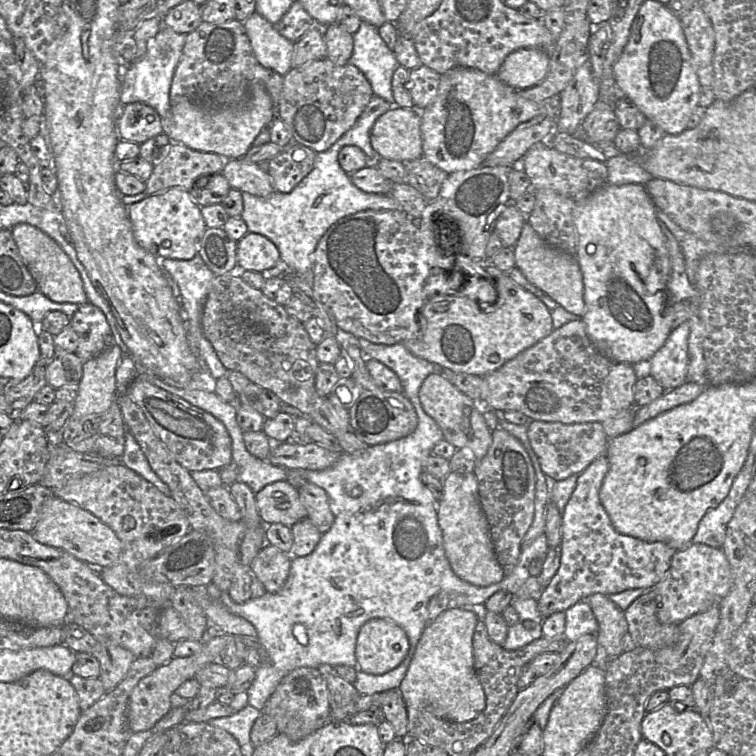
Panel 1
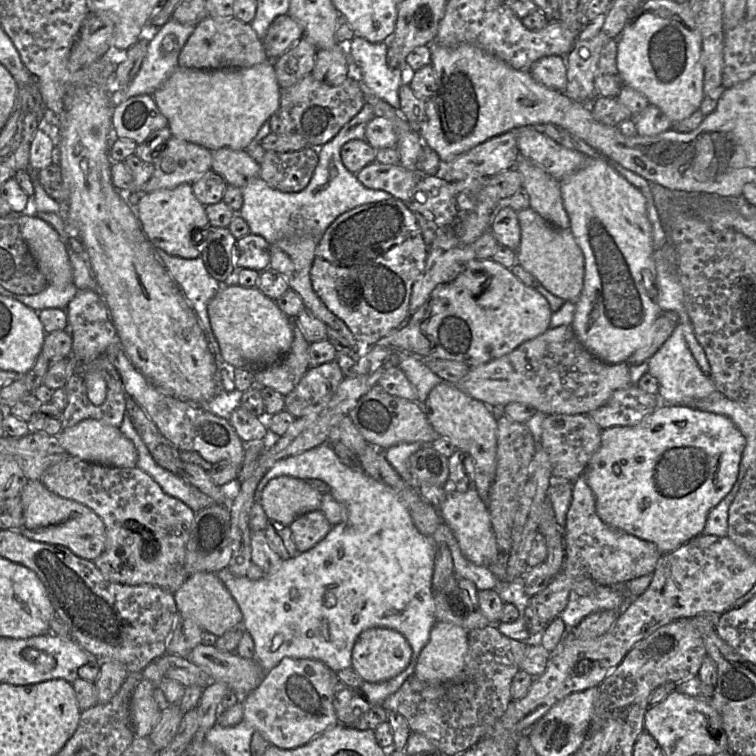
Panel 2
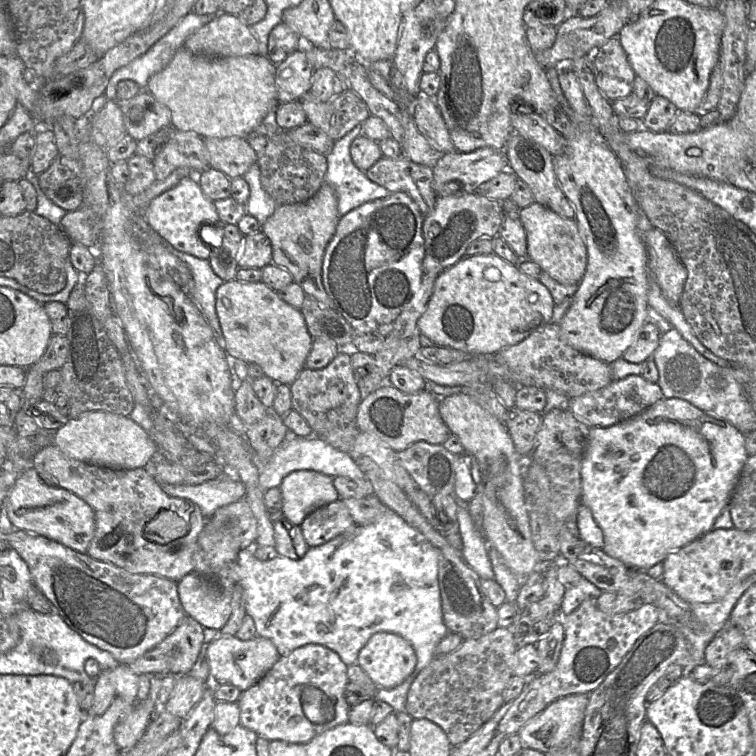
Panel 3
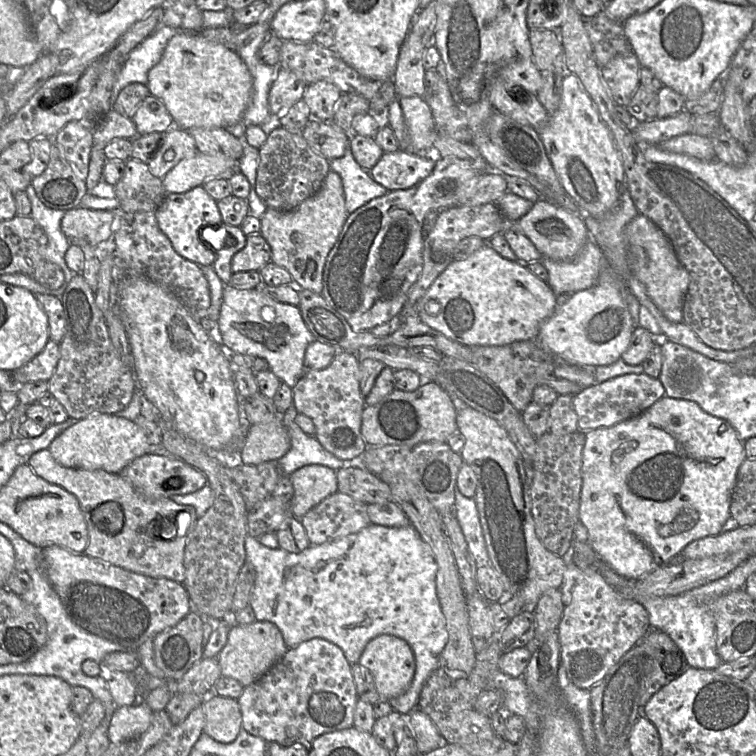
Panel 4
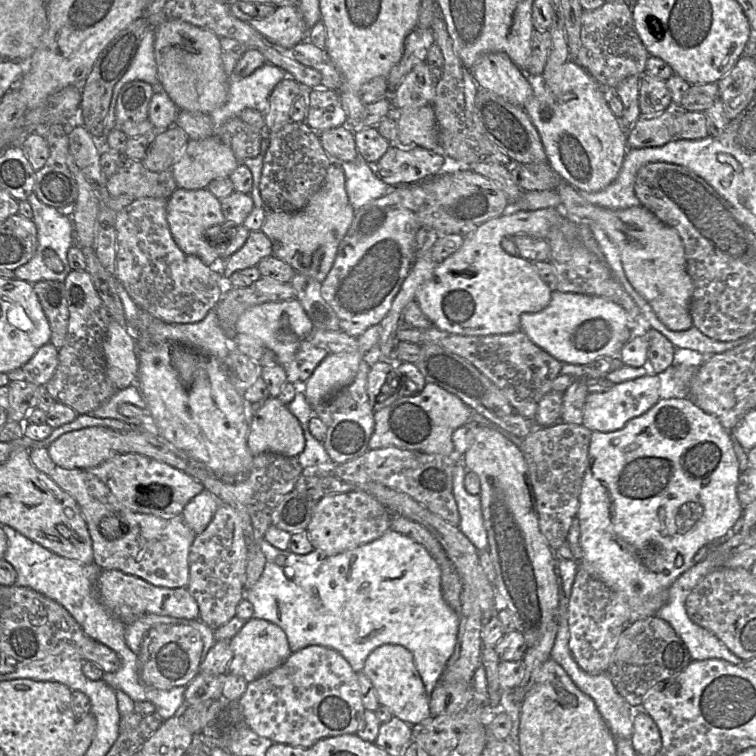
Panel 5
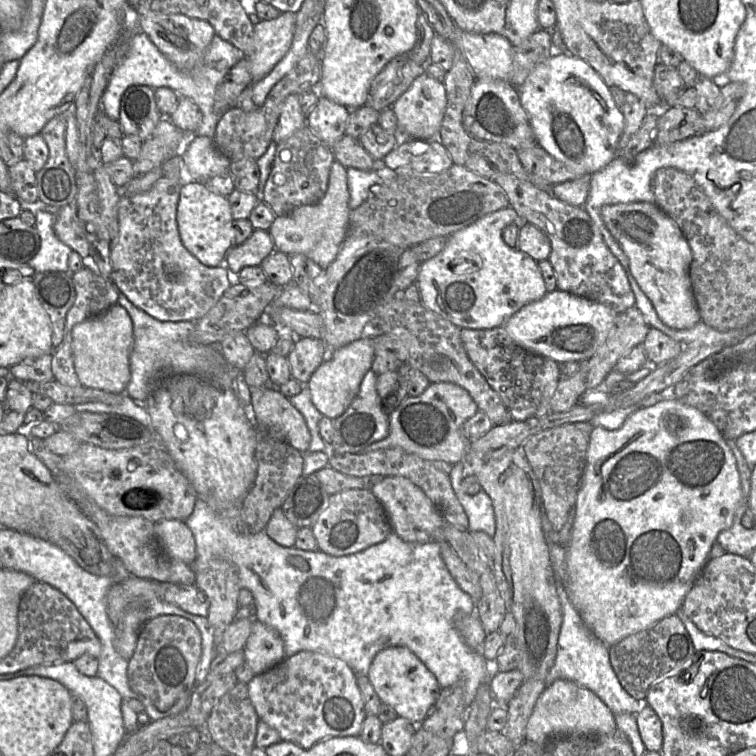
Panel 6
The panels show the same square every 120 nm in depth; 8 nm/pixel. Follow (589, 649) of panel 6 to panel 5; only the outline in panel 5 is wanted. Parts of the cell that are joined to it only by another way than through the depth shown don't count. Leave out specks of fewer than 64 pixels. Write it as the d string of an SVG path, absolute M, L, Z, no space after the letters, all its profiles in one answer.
M555 556L555 571L557 574L557 581L559 585L559 607L557 610L558 632L551 652L551 658L557 662L571 678L577 688L591 697L595 705L604 719L606 725L610 729L615 739L631 739L633 734L633 721L637 715L637 710L634 706L630 705L615 688L608 671L602 672L597 675L591 675L583 671L569 649L569 625L568 625L568 605L569 599L566 598L562 591L562 580L559 571L559 559Z

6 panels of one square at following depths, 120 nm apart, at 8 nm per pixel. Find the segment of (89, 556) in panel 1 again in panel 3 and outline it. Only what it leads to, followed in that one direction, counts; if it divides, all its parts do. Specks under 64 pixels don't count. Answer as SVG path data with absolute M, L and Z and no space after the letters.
M33 468L19 475L5 498L5 508L14 528L47 537L79 553L88 551L95 531L93 509L68 490L46 485Z

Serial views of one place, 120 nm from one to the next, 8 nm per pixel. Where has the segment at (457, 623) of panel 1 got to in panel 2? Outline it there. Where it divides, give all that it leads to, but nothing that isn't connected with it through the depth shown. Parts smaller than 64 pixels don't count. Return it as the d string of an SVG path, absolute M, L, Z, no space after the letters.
M436 621L427 644L421 650L413 674L429 683L449 683L457 680L465 666L468 651L465 628Z

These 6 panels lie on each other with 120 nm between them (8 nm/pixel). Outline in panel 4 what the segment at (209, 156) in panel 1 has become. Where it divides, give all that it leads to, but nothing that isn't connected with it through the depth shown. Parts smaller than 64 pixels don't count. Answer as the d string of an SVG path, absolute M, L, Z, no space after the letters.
M173 126L162 135L157 150L147 162L149 170L162 179L181 160L193 157L197 152L195 140L189 131Z

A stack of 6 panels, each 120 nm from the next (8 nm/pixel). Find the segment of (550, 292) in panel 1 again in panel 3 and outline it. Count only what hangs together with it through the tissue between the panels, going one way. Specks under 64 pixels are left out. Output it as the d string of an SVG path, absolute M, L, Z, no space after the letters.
M536 202L522 208L519 218L527 236L527 258L525 259L536 263L543 272L561 284L579 284L587 268L587 247L575 218L564 218Z

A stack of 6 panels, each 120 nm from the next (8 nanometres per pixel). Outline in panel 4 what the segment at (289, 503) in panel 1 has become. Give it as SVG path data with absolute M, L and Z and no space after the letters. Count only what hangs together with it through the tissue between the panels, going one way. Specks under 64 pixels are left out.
M305 465L289 478L294 488L290 506L296 519L301 519L311 508L338 491L336 471L324 465Z

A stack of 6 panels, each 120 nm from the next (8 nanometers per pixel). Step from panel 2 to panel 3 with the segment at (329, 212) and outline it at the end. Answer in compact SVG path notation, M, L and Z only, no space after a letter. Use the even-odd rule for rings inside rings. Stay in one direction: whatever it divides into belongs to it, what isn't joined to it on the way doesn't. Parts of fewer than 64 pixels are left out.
M356 126L335 141L333 149L326 155L327 172L324 182L336 192L340 217L366 202L391 194L385 187L371 181L351 158L351 143L362 134L362 126ZM258 163L253 164L243 178L249 186L246 213L257 219L260 225L263 225L279 204L263 189Z

